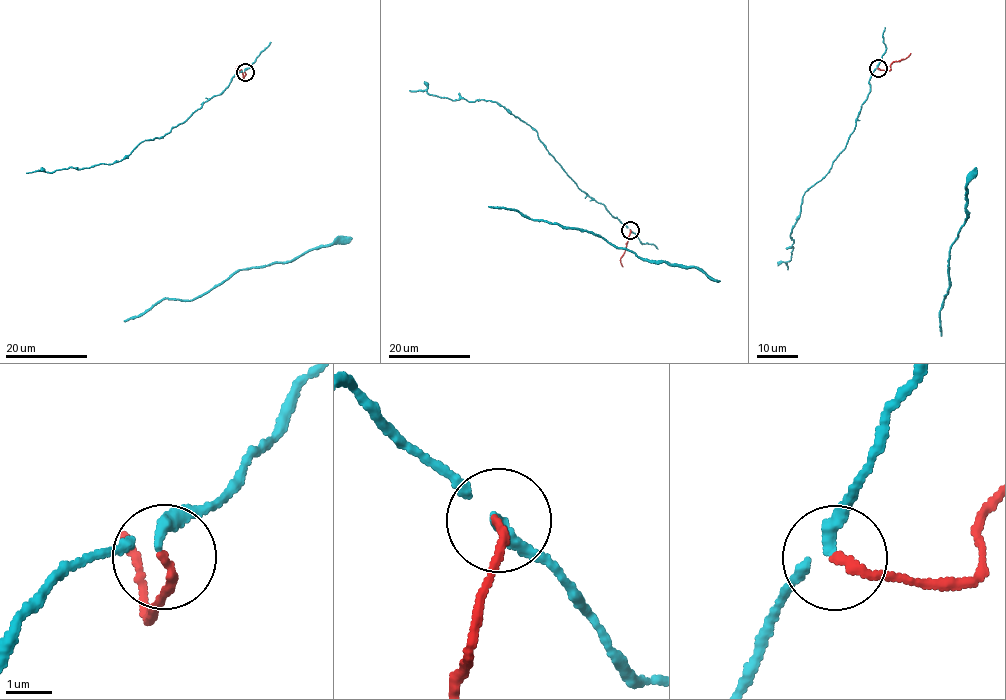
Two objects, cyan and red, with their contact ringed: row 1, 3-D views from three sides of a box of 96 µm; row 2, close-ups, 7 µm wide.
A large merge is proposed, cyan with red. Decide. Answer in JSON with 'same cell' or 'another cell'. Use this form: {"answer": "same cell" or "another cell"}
{"answer": "another cell"}

